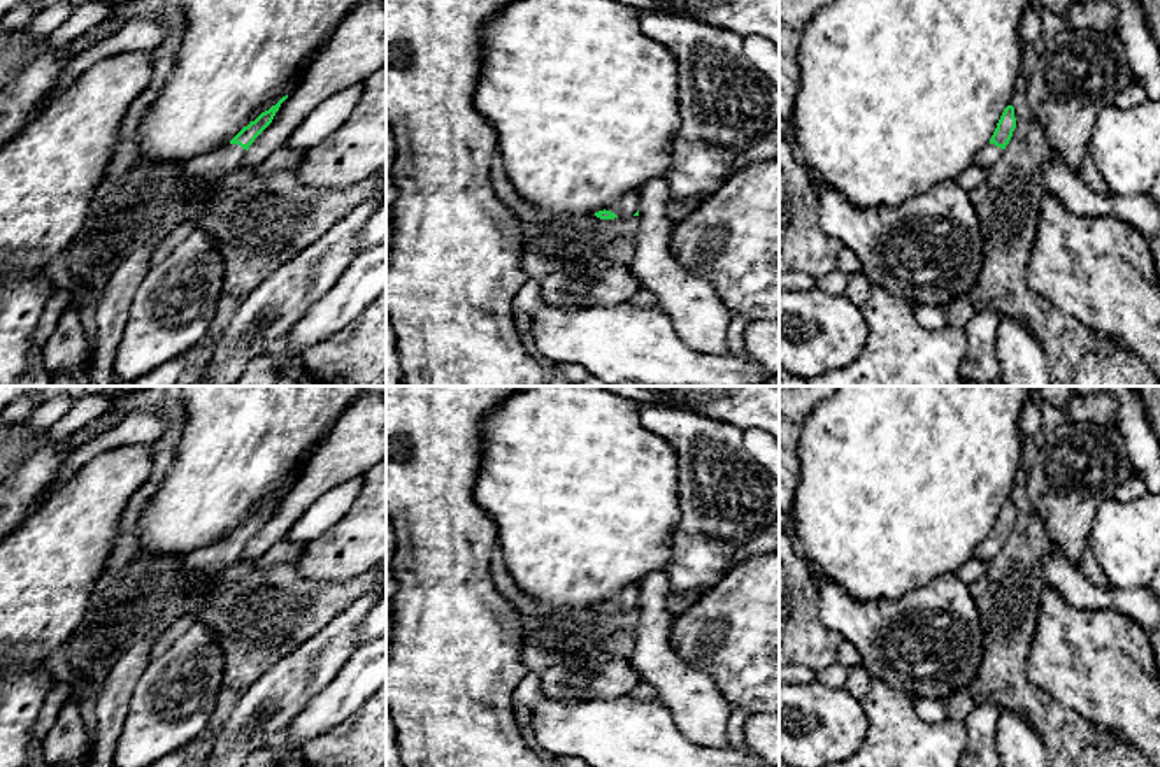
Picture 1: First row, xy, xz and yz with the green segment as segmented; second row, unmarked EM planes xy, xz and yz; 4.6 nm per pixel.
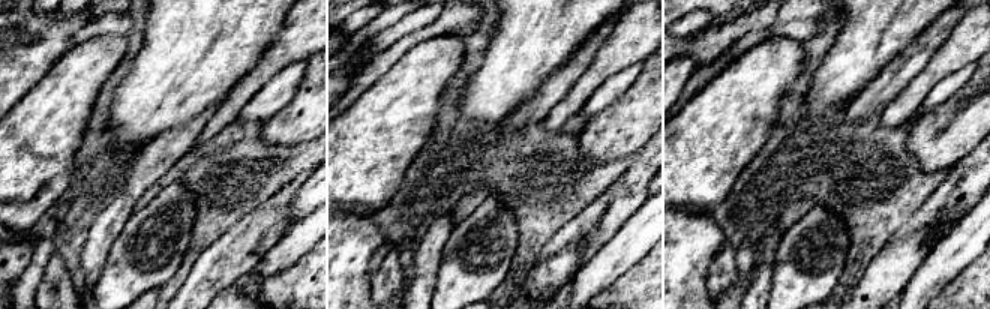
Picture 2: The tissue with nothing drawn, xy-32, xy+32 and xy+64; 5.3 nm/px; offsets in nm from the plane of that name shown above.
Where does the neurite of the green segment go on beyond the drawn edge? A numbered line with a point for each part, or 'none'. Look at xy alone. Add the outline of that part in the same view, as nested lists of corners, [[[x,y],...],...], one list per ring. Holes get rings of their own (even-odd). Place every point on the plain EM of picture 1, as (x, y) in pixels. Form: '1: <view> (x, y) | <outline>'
1: xy (206, 566) | [[[239,537],[202,548],[184,556],[181,579],[163,602],[154,625],[104,674],[95,702],[95,734],[90,735],[90,767],[114,767],[114,749],[130,707],[135,685],[149,665],[154,639],[191,609],[191,599],[214,583],[226,567],[242,556]]]

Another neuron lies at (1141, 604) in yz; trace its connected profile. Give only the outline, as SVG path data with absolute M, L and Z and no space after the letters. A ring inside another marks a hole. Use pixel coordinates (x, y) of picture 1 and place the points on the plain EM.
M1055 546L1044 558L1049 584L1067 604L1081 611L1114 609L1132 618L1146 634L1160 627L1160 600L1149 588L1120 590L1093 584L1078 565Z

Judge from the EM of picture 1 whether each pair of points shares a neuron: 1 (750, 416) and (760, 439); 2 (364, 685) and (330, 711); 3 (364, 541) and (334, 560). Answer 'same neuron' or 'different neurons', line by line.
1: different neurons
2: same neuron
3: same neuron

